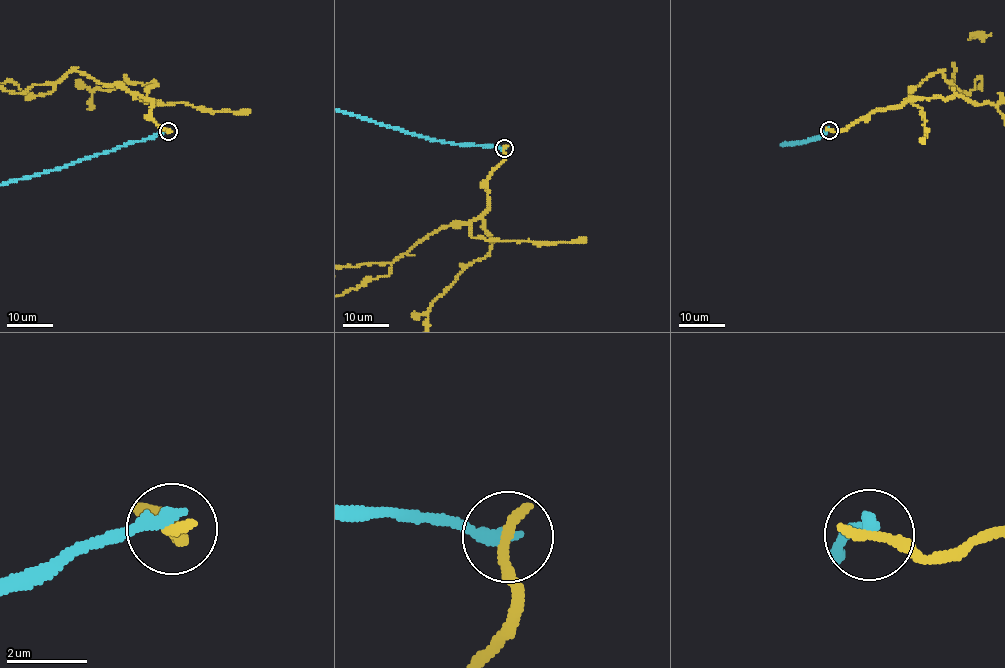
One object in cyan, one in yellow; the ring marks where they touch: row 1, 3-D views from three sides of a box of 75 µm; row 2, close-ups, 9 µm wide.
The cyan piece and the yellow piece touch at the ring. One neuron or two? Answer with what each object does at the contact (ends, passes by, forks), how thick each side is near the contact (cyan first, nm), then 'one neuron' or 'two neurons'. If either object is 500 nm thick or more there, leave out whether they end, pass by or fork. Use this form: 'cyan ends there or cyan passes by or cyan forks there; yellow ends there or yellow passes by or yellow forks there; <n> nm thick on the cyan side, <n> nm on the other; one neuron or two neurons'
cyan ends there; yellow ends there; 360 nm thick on the cyan side, 320 nm on the other; two neurons

